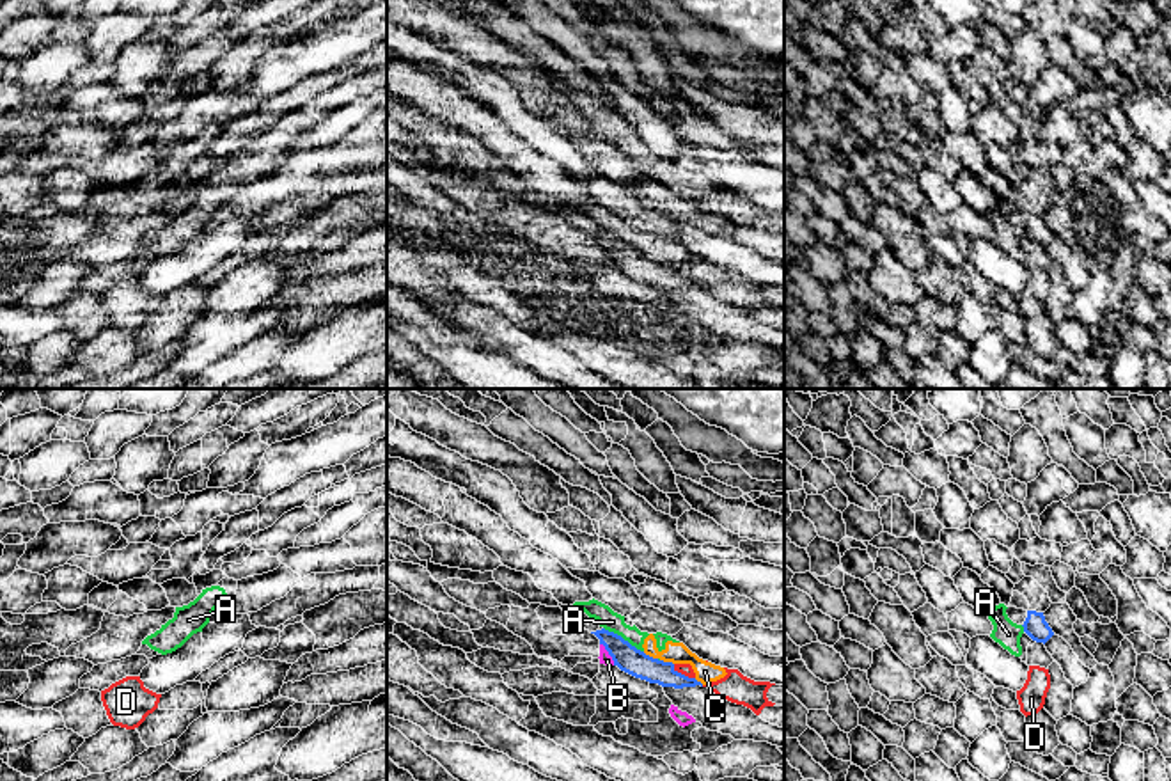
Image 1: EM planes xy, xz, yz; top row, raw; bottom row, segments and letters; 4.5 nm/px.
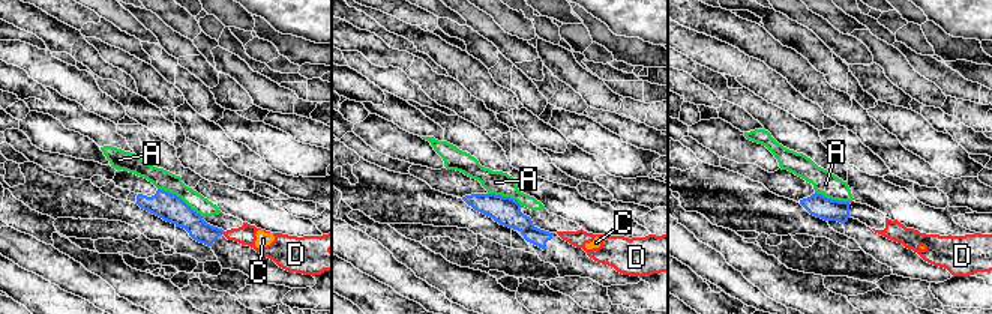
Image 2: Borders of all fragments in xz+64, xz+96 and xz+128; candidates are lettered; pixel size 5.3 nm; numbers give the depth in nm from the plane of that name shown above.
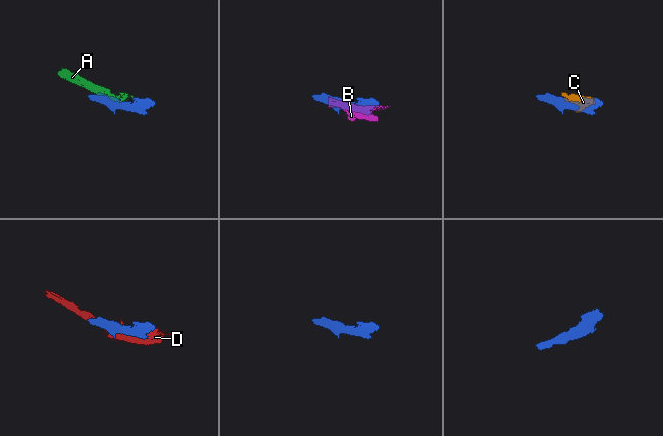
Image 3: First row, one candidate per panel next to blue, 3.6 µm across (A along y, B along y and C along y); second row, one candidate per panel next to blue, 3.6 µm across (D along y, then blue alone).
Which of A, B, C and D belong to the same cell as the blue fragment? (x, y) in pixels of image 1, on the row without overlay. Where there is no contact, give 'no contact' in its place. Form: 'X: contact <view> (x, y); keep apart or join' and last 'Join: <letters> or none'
A: contact xz (621, 240); keep apart
B: contact xz (609, 256); keep apart
C: contact xz (648, 258); keep apart
D: contact xz (683, 277); keep apart
Join: none

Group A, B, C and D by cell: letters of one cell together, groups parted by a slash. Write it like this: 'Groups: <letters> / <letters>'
Groups: A C / B / D

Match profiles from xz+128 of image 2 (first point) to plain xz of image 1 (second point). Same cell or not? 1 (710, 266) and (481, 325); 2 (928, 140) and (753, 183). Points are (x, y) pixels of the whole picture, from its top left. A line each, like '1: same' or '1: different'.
1: same
2: same

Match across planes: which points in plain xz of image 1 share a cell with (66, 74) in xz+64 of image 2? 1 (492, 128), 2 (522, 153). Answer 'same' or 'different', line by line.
1: different
2: different

